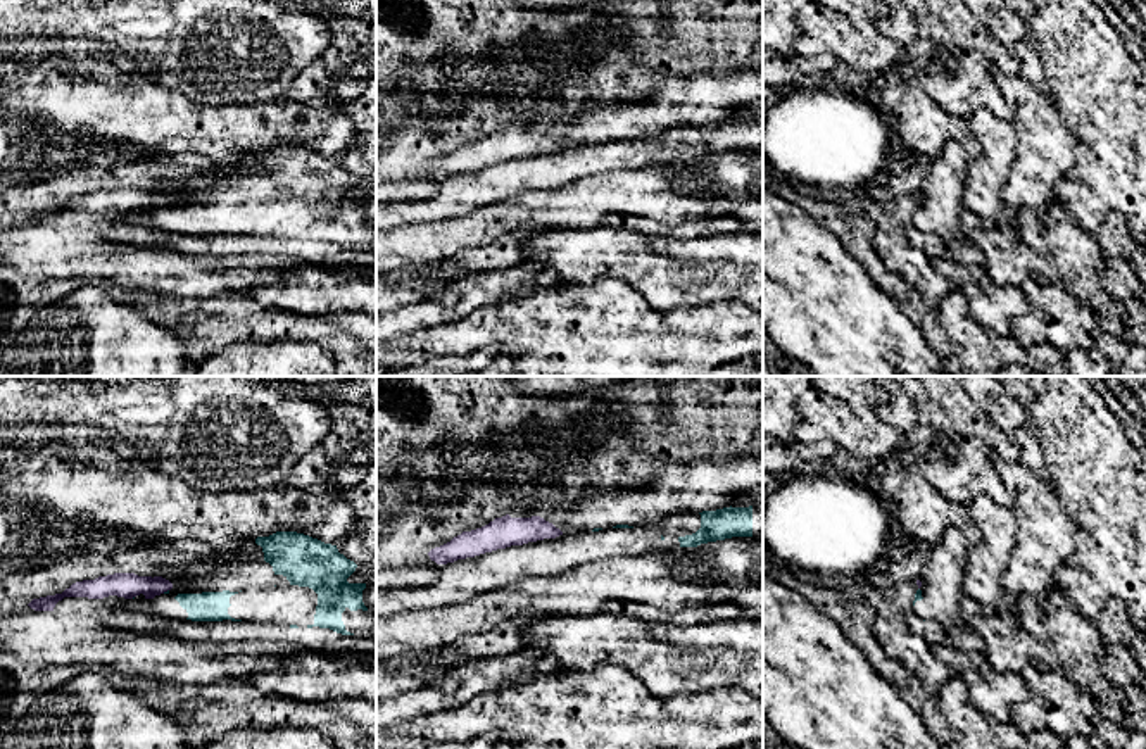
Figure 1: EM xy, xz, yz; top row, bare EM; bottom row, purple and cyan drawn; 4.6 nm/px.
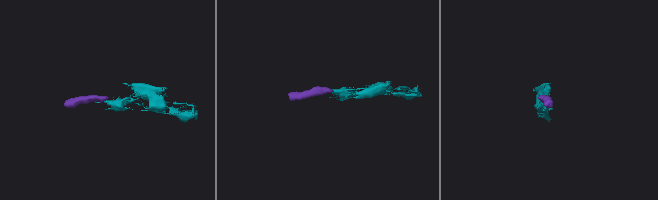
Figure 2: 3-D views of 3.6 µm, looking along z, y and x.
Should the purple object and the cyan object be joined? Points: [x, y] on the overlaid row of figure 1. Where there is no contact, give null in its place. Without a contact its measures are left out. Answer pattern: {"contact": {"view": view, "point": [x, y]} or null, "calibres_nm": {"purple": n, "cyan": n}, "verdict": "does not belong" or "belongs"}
{"contact": {"view": "xy", "point": [164, 591]}, "calibres_nm": {"purple": 120, "cyan": 20}, "verdict": "does not belong"}

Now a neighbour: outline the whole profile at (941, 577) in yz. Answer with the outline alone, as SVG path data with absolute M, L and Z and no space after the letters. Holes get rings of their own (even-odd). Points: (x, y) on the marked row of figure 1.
M949 528L942 540L930 549L920 576L922 587L913 601L913 611L923 621L935 620L949 628L961 620L961 580L968 547L967 537Z

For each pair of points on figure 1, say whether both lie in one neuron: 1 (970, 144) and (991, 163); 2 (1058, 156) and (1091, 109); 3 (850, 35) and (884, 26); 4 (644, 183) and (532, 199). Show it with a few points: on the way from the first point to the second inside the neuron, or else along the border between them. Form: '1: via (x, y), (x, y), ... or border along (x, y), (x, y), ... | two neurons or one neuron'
1: border along (965, 119), (981, 147), (974, 157) | two neurons
2: border along (1050, 102), (1072, 140), (1072, 168), (1065, 176) | two neurons
3: border along (874, 25), (898, 45), (901, 61) | two neurons
4: via (617, 194), (604, 194), (594, 199), (560, 199) | one neuron

